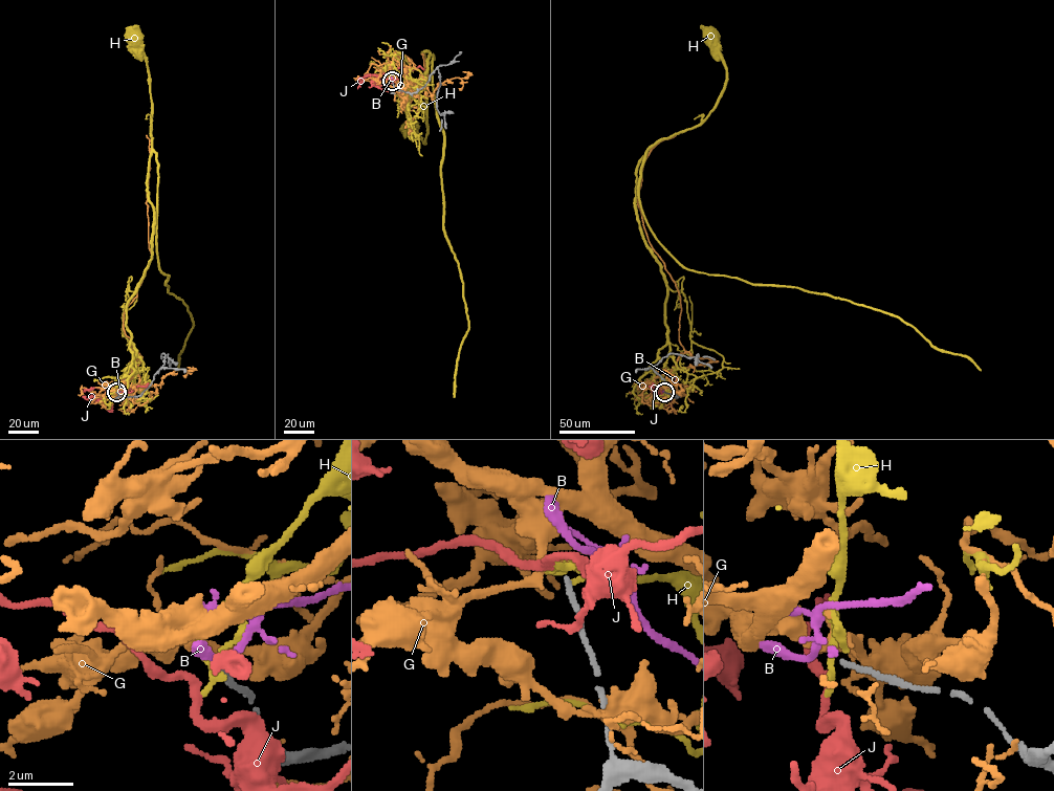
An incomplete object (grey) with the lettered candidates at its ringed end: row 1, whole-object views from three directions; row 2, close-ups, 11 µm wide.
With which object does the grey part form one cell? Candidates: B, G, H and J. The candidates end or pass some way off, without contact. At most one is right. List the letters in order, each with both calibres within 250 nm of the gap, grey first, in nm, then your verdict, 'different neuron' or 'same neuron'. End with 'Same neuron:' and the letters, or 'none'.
B: 150 nm thick on the grey side, 190 nm on the other; different neuron
G: 150 nm thick on the grey side, 240 nm on the other; different neuron
H: 150 nm thick on the grey side, 280 nm on the other; different neuron
J: 150 nm thick on the grey side, 240 nm on the other; different neuron
Same neuron: none

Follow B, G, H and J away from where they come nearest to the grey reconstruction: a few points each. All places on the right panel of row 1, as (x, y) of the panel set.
B: (663, 392), (676, 383), (675, 378)
G: (663, 392), (665, 377), (685, 351), (679, 339), (680, 297), (649, 241), (637, 197), (650, 151), (676, 135)
H: (663, 392), (667, 286), (637, 218), (637, 166), (652, 147), (696, 127), (715, 106), (726, 66), (709, 37)
J: (663, 393), (662, 398), (657, 387), (651, 391), (657, 399), (668, 400), (673, 410), (670, 404)

